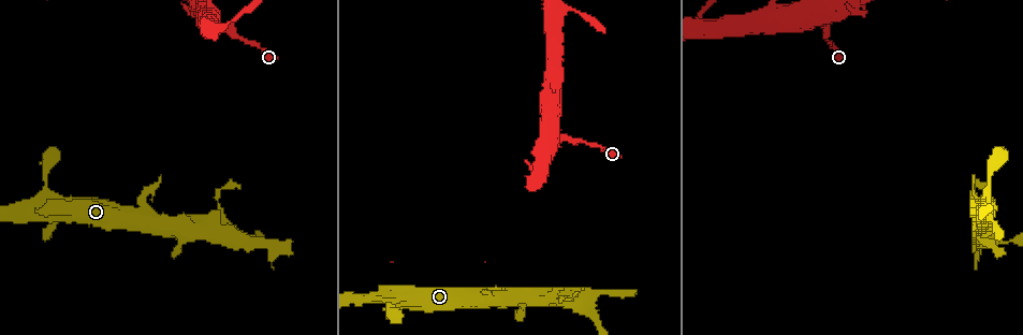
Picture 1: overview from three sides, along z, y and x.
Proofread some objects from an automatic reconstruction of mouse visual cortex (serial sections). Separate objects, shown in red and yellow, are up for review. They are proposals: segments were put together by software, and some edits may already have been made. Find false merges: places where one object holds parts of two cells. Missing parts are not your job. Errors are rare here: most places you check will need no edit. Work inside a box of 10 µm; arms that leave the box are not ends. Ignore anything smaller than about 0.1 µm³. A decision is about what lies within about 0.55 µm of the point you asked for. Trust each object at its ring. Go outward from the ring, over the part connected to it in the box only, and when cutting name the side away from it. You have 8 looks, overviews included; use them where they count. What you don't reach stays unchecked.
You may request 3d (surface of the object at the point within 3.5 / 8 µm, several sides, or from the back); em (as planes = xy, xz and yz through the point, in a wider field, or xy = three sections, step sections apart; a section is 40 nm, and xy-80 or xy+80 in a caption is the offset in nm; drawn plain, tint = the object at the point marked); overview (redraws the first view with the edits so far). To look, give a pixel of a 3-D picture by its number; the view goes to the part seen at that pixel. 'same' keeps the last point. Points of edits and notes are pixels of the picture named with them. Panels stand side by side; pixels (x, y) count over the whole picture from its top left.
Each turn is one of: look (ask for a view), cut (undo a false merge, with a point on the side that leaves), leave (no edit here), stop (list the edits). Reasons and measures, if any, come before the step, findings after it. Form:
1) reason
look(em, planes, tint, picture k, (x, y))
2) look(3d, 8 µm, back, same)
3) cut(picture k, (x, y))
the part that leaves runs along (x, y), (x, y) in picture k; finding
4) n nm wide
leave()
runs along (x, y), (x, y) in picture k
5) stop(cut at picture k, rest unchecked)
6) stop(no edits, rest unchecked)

branch point
look(3d, 8 µm, picture 1, (51, 209))

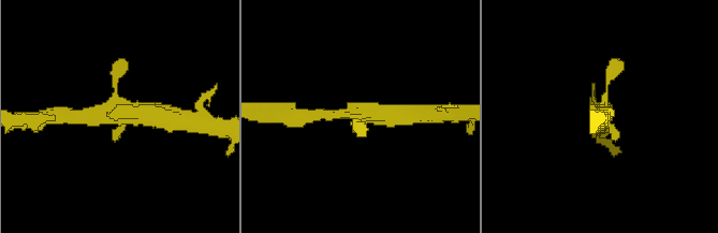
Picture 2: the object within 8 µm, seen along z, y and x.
look(em, xy, step 1, tint, same)

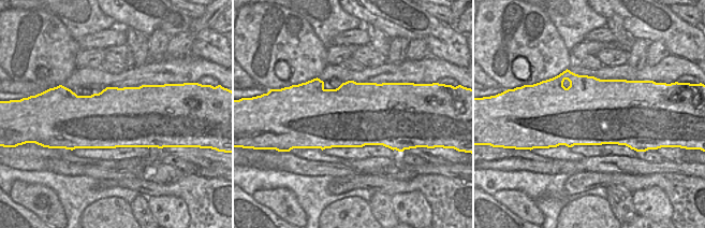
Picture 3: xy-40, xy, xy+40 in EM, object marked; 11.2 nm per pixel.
leave()
all the same cell

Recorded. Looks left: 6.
a narrow waist
look(3d, 3.5 µm, picture 1, (239, 238))

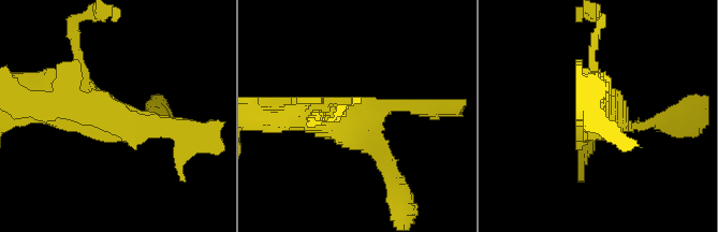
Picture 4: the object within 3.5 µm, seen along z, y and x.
now the EM
look(em, xy, step 3, tint, picture 4, (618, 120))

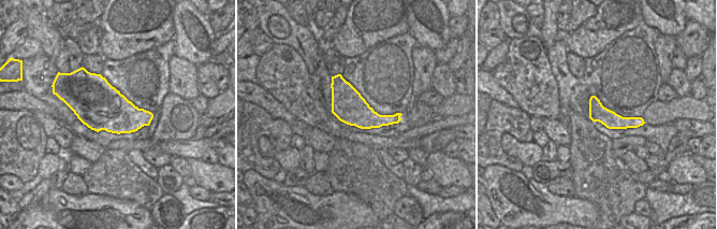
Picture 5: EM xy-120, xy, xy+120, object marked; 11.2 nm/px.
leave()
runs along (591, 101), (612, 120), (641, 122) in picture 5; all the same cell

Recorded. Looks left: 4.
calibre changes
look(3d, 3.5 µm, back, picture 1, (556, 136))

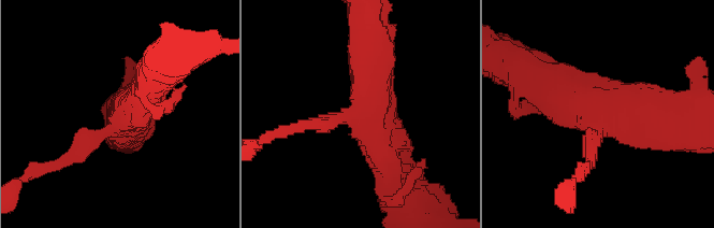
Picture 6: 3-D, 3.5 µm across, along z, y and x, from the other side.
shape alone is not enough
look(em, xy, step 3, tint, picture 6, (362, 112))

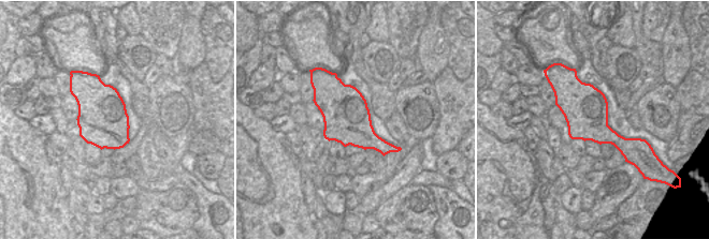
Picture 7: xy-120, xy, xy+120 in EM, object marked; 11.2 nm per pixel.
look(em, xy, step 2, tint, same)

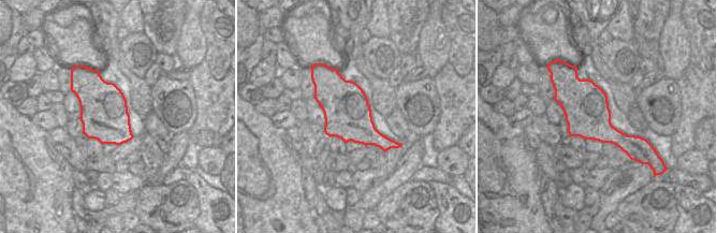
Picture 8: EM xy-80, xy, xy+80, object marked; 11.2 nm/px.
leave()
runs along (304, 126), (370, 104), (370, 43) in picture 6; one cell here

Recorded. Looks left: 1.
stop(no edits, rest unchecked)

